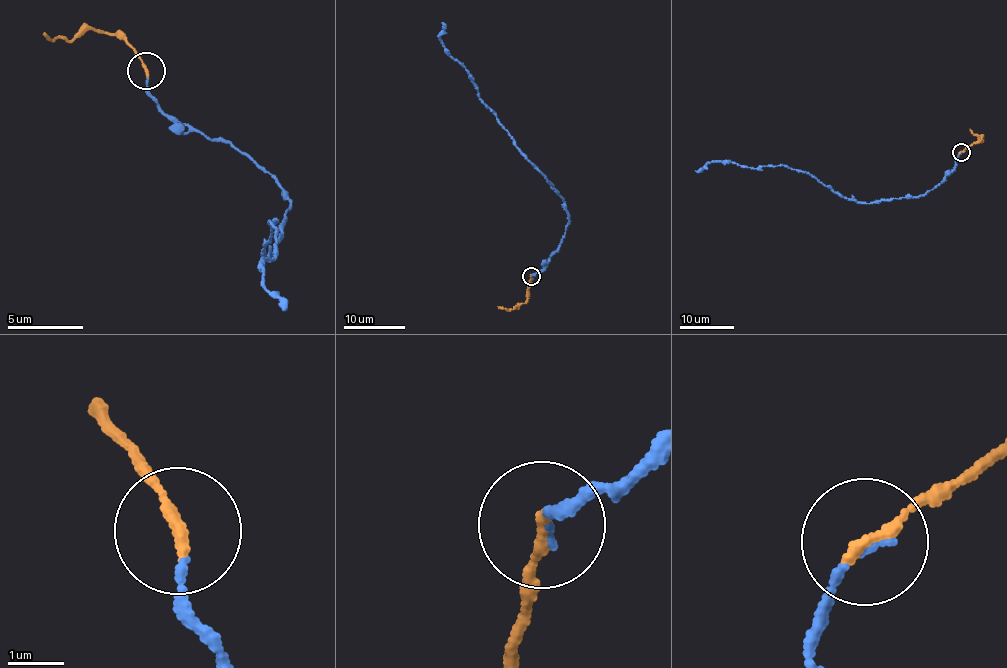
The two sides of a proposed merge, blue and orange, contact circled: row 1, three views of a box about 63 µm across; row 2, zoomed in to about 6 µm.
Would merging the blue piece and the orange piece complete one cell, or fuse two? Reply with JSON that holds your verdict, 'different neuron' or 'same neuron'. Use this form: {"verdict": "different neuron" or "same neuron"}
{"verdict": "same neuron"}

